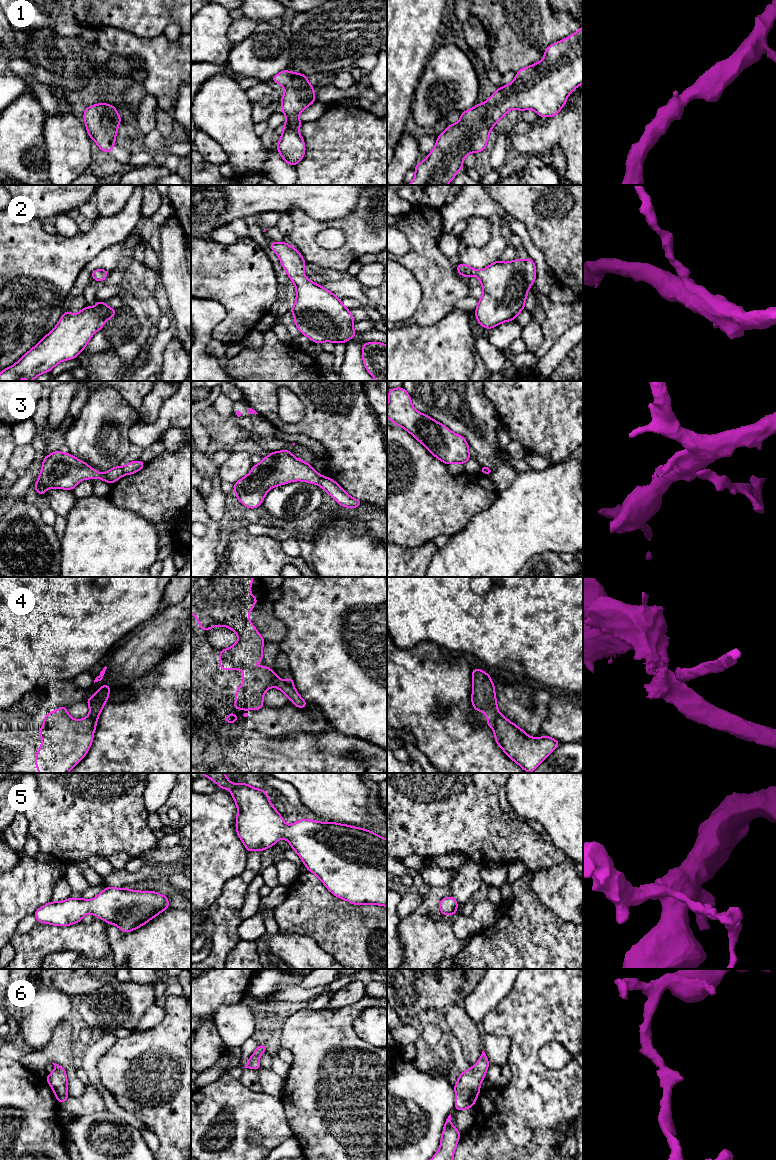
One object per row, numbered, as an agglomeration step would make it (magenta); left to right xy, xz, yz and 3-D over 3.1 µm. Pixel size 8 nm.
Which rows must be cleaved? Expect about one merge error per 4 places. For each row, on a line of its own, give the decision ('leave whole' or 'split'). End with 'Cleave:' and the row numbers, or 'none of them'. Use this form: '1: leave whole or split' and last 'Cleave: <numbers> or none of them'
1: leave whole
2: leave whole
3: split
4: split
5: leave whole
6: leave whole
Cleave: 3, 4

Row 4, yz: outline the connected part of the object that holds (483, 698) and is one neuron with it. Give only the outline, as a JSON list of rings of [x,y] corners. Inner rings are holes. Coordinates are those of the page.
[[[474,668],[472,670],[472,689],[471,702],[474,710],[485,713],[487,725],[492,728],[500,712],[497,708],[495,685],[490,675],[479,668]]]

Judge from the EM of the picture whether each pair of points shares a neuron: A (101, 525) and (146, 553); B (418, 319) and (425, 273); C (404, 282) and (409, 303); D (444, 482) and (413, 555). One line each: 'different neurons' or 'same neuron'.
A: same neuron
B: same neuron
C: same neuron
D: different neurons

